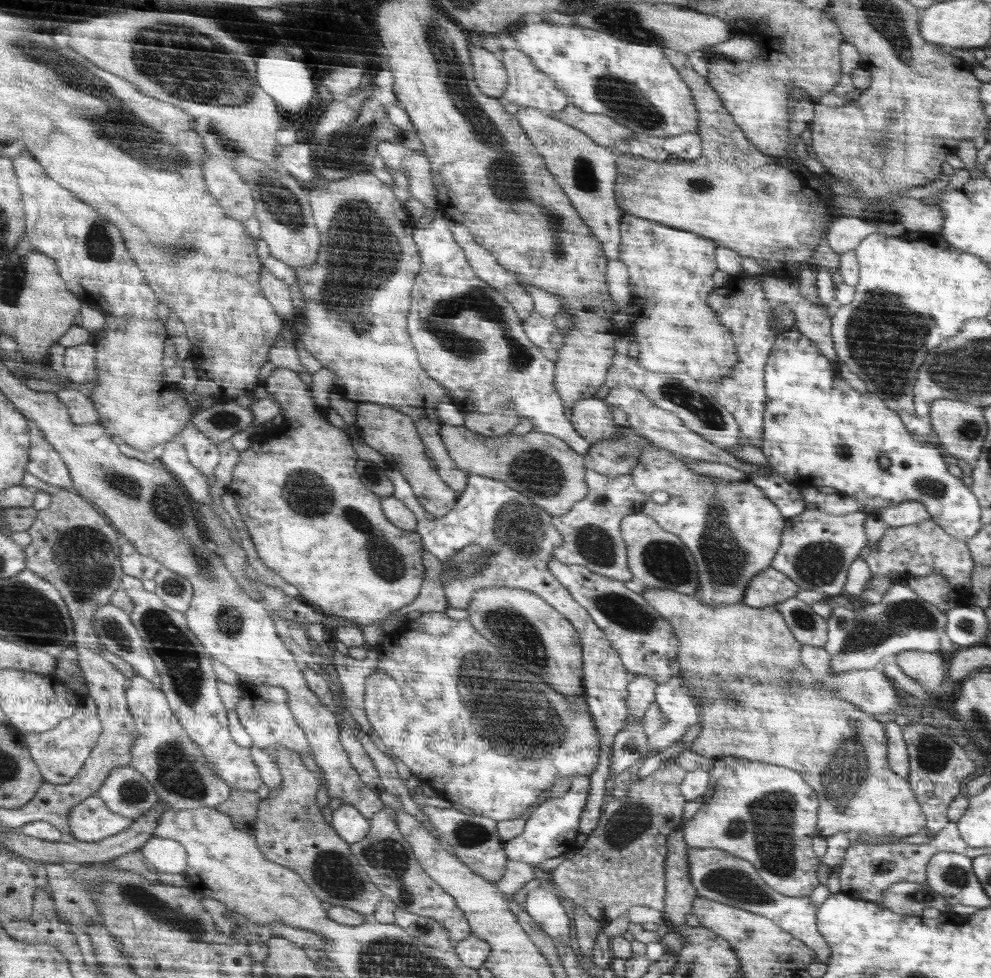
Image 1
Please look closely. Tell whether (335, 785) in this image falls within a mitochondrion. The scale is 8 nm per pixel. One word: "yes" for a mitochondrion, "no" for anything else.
no

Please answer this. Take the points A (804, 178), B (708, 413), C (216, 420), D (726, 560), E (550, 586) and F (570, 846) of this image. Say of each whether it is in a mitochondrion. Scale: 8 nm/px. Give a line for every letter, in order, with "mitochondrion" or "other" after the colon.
A: other
B: mitochondrion
C: mitochondrion
D: mitochondrion
E: other
F: other

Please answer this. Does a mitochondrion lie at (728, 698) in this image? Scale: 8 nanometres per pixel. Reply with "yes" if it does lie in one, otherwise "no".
yes

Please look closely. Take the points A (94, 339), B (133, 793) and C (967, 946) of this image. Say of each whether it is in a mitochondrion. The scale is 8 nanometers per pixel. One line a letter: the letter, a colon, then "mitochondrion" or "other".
A: other
B: mitochondrion
C: other

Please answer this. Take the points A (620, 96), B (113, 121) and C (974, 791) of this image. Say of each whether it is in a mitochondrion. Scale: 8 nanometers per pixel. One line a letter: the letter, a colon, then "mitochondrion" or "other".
A: mitochondrion
B: mitochondrion
C: other

